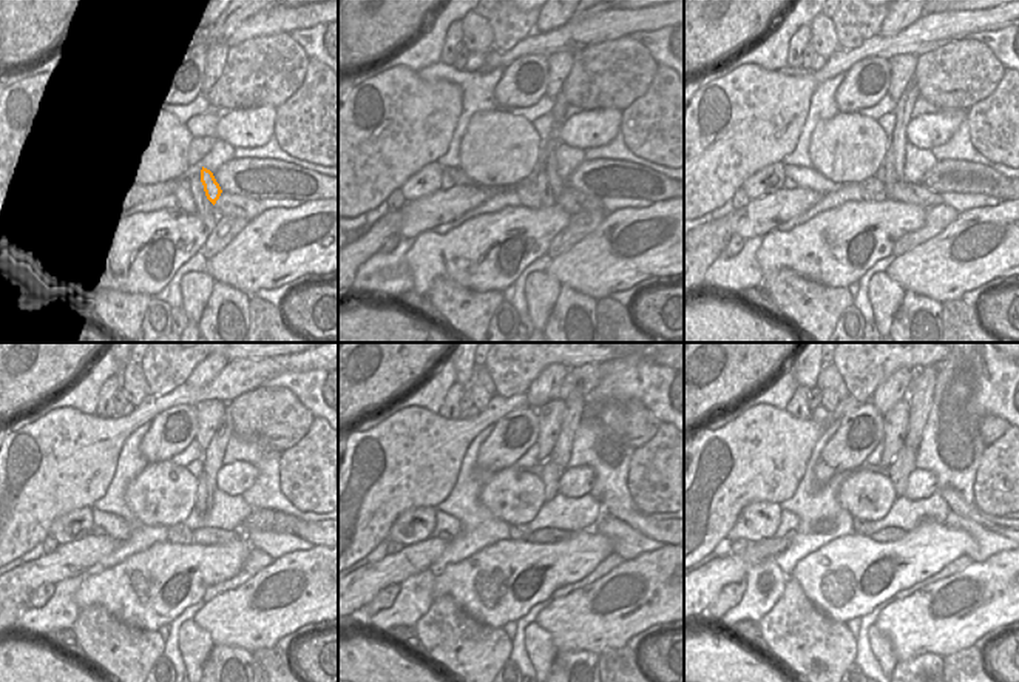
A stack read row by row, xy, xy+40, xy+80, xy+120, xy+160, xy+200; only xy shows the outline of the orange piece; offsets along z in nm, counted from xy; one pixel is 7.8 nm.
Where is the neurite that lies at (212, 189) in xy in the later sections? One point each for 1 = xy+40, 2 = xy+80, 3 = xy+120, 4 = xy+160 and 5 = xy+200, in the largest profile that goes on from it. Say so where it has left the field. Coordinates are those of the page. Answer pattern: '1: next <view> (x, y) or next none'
1: next xy+40 (556, 184)
2: next xy+80 (905, 105)
3: next xy+120 (213, 455)
4: next xy+160 (561, 452)
5: next xy+200 (920, 395)

